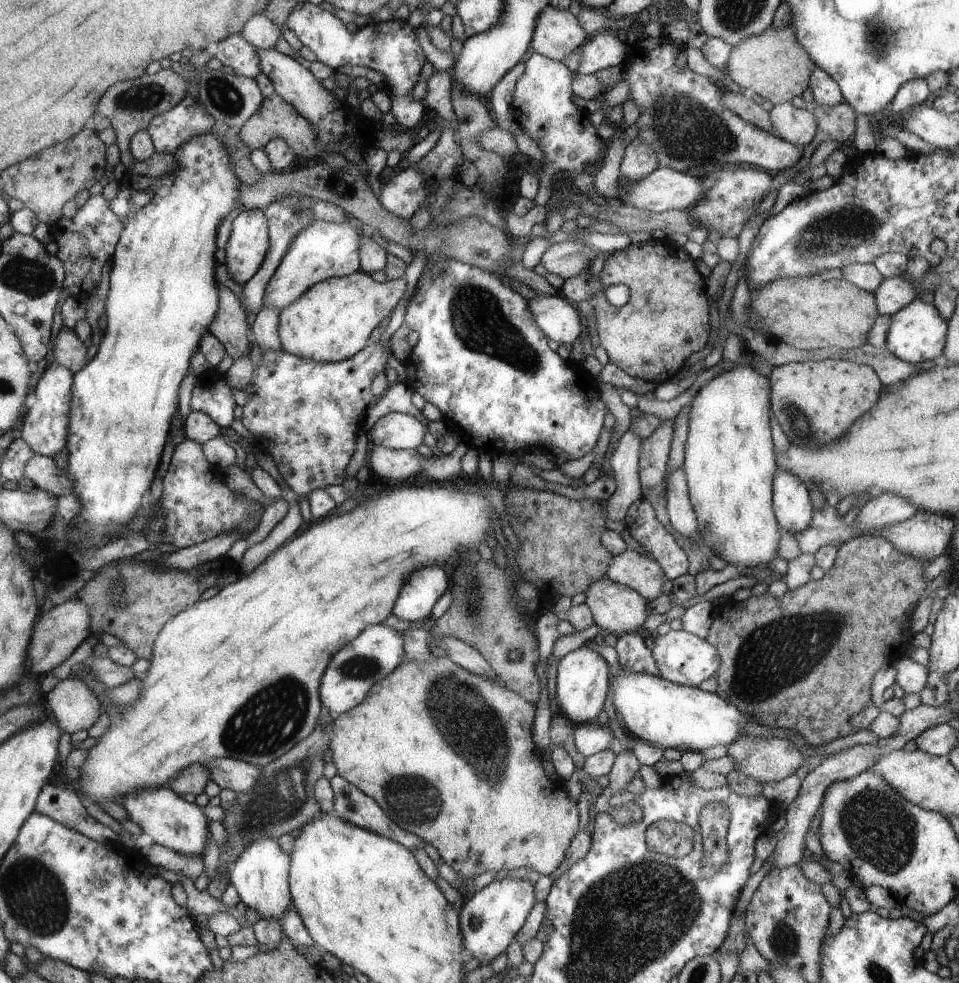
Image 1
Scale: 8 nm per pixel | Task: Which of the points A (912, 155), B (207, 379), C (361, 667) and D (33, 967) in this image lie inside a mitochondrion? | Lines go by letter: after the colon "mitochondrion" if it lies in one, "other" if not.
A: other
B: other
C: mitochondrion
D: other

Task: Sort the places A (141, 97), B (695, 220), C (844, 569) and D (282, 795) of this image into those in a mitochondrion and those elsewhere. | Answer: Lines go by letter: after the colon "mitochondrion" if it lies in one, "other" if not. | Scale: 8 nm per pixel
A: mitochondrion
B: other
C: other
D: mitochondrion

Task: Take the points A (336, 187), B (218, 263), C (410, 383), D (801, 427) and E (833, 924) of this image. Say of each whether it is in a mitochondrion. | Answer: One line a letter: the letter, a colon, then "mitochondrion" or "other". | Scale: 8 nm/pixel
A: mitochondrion
B: other
C: other
D: mitochondrion
E: other

